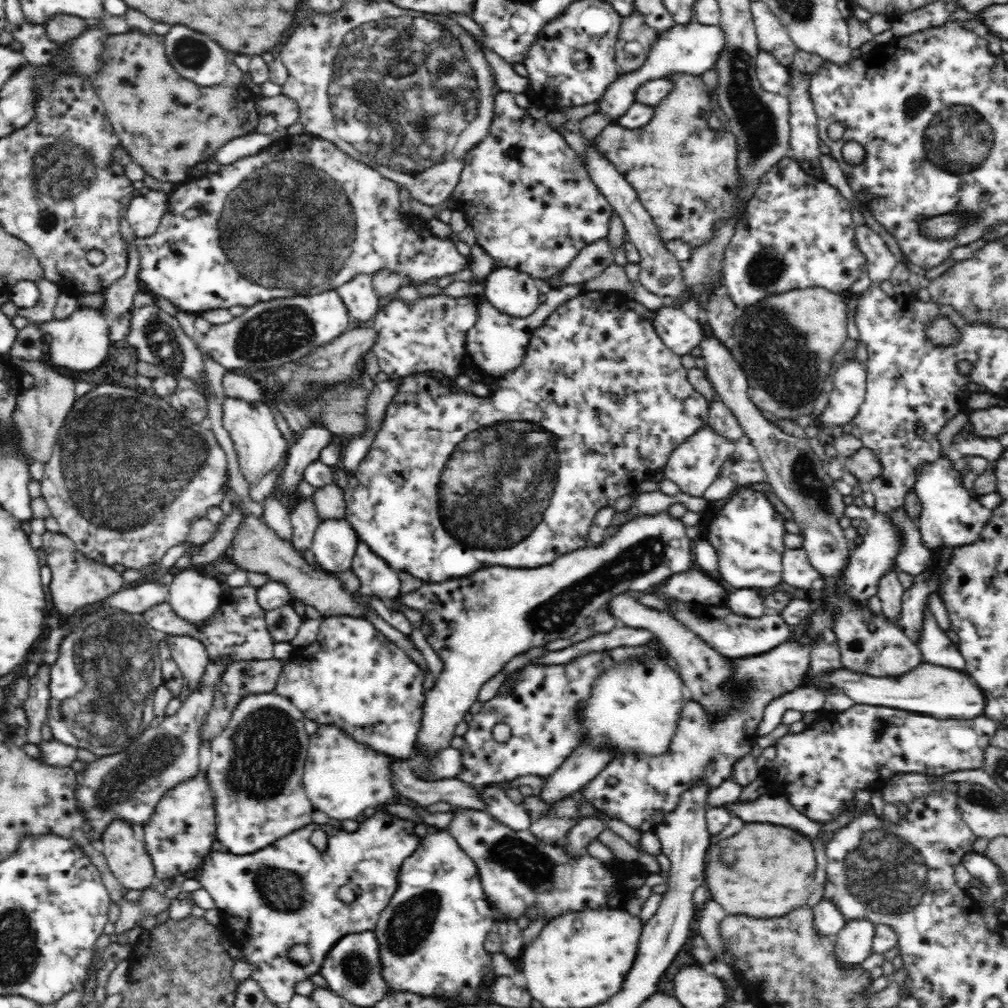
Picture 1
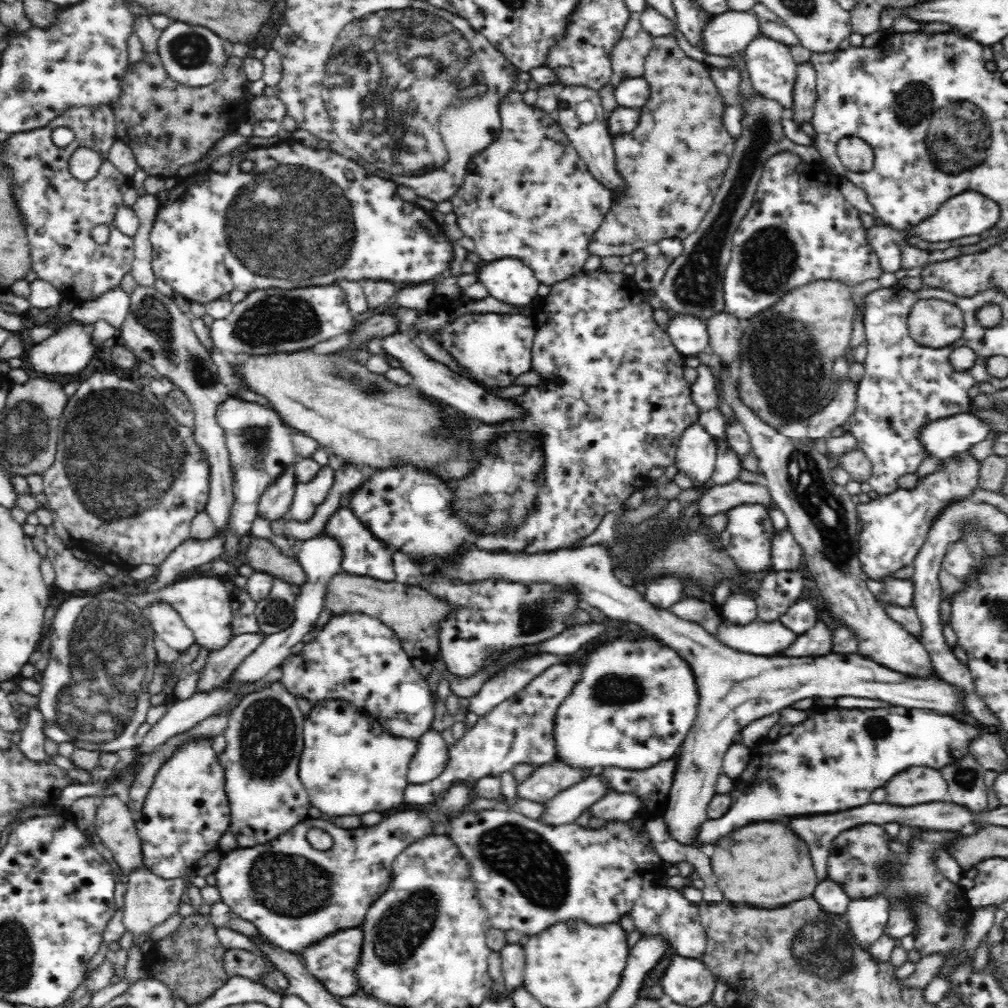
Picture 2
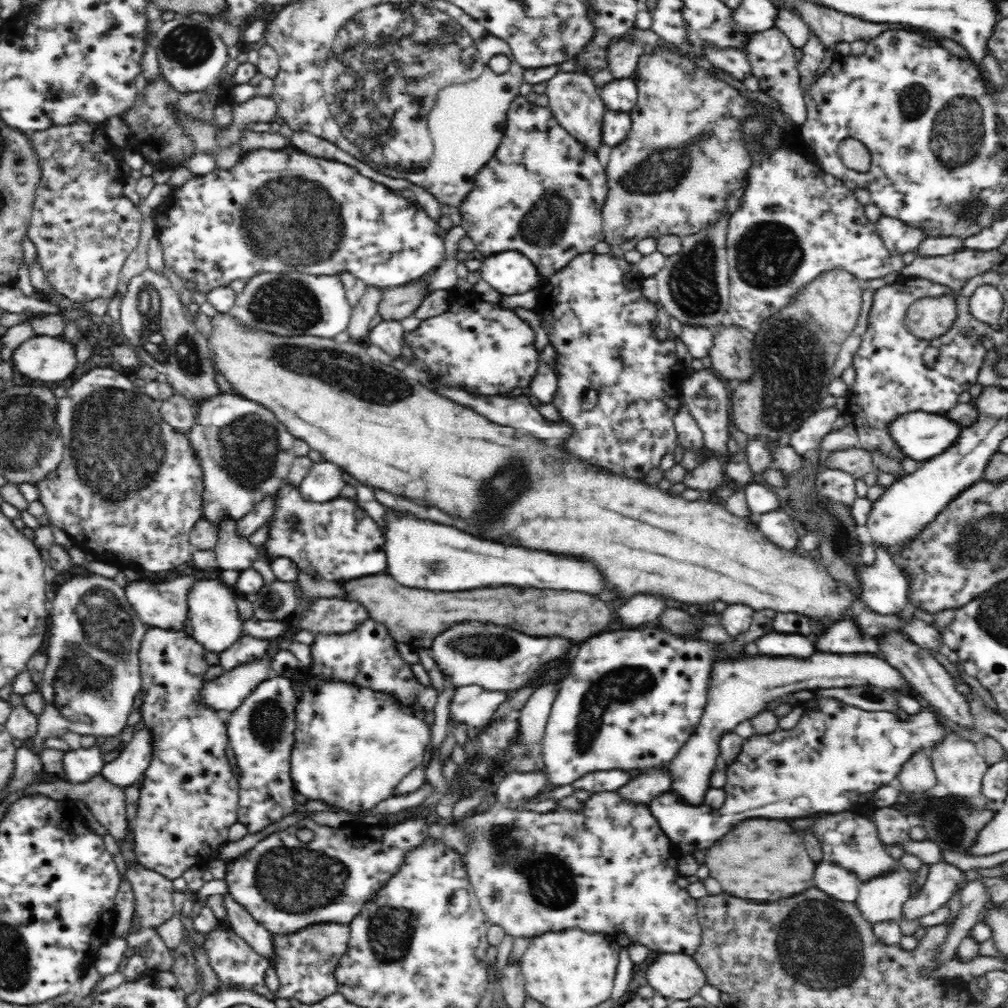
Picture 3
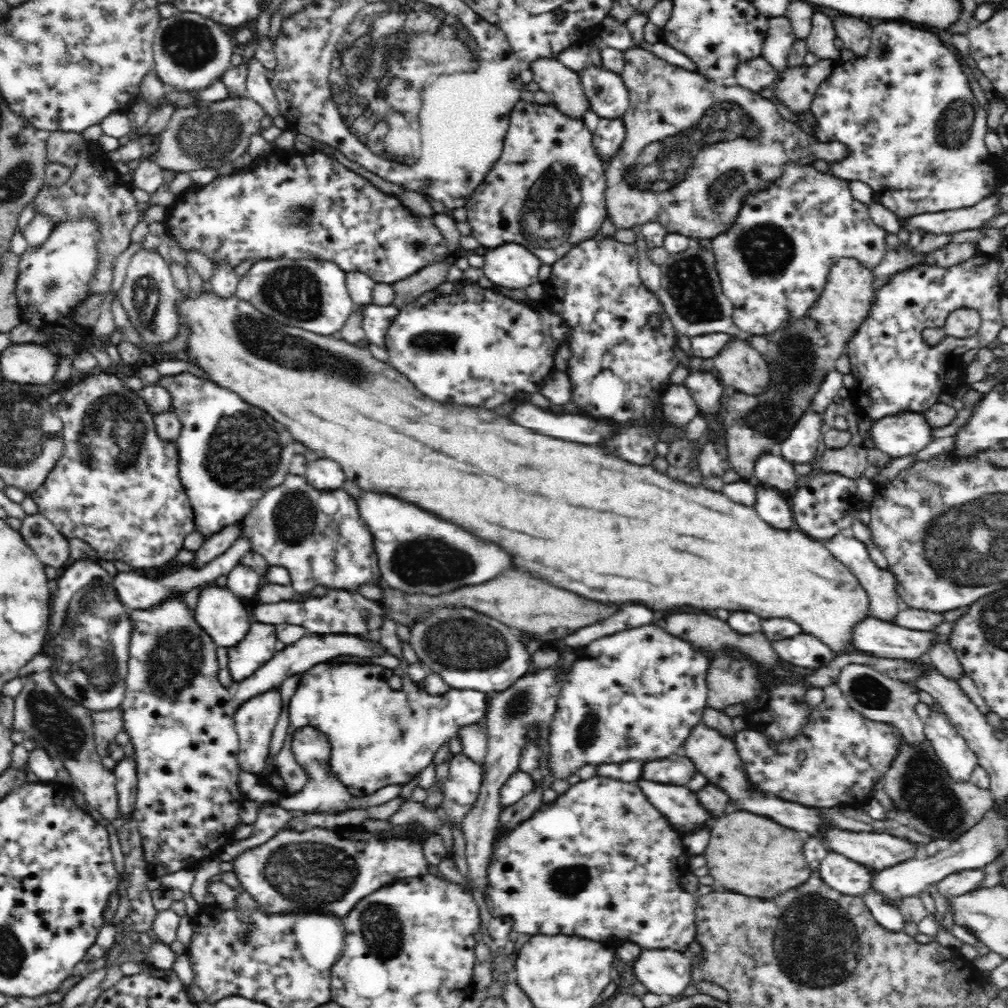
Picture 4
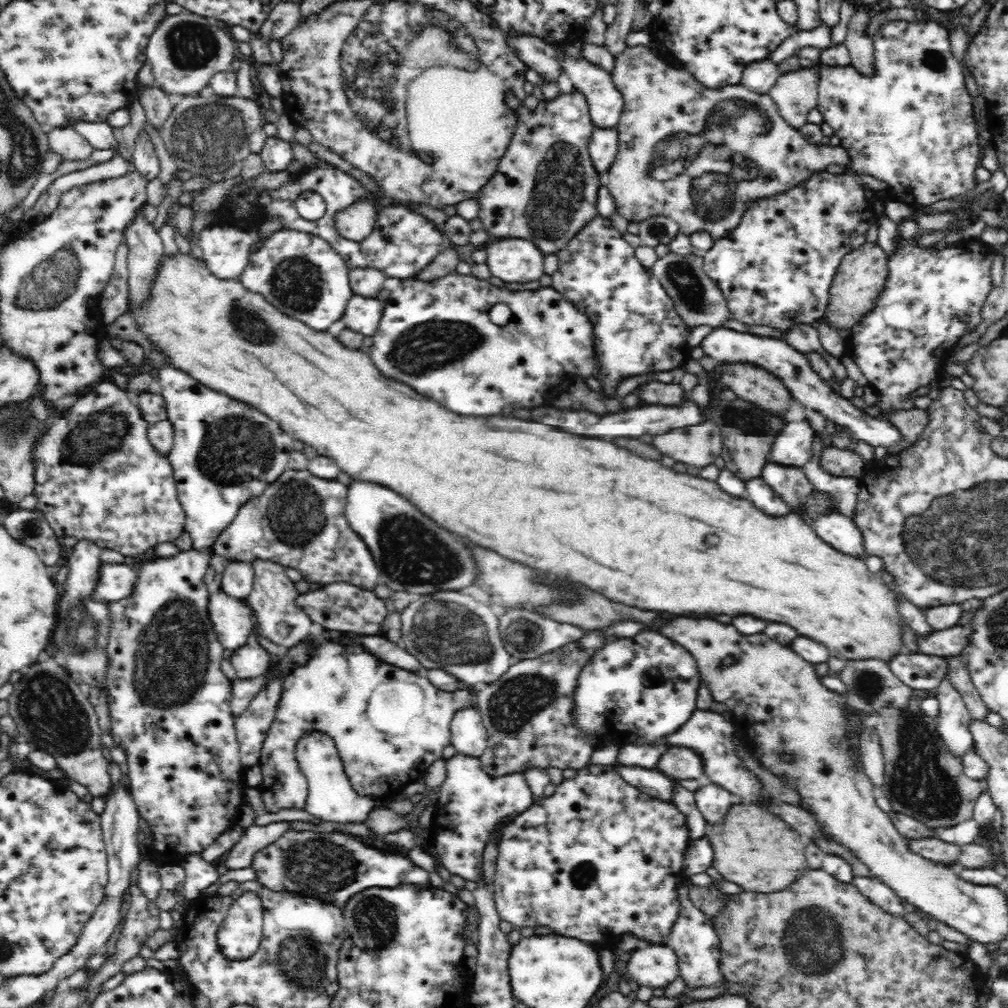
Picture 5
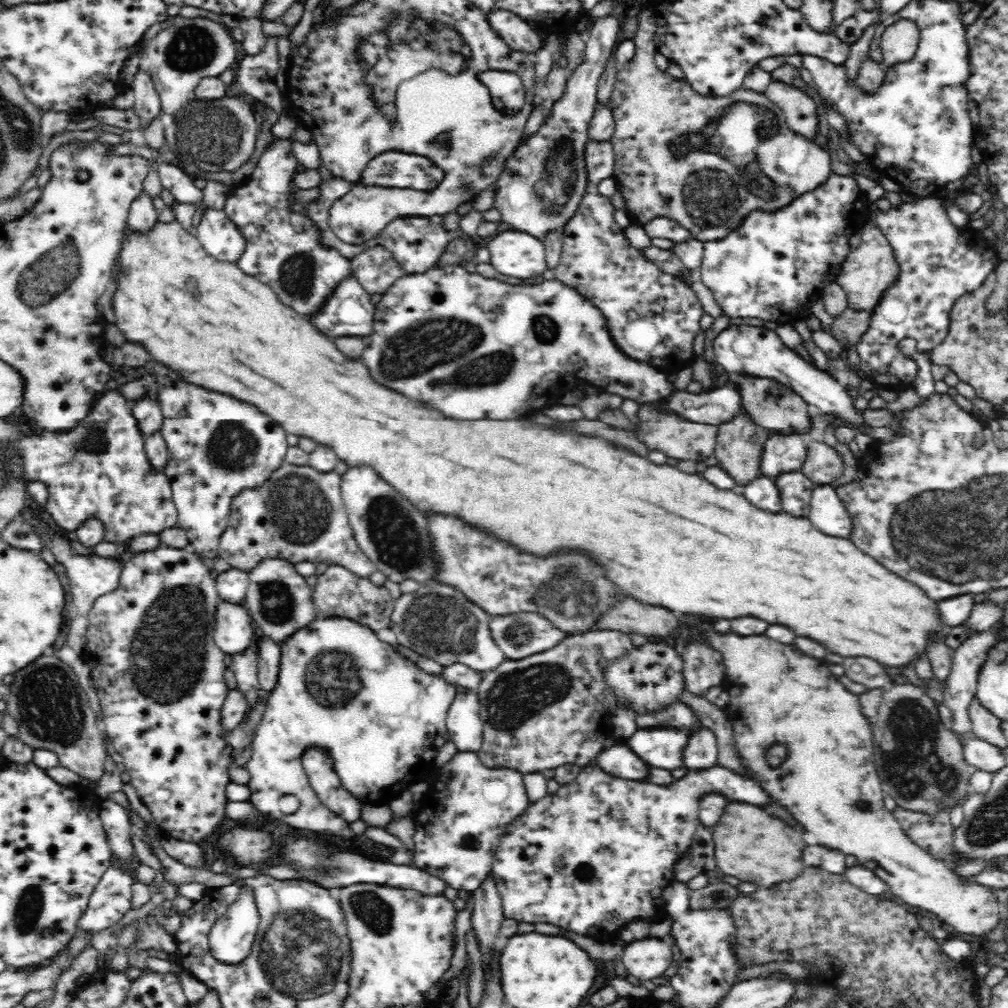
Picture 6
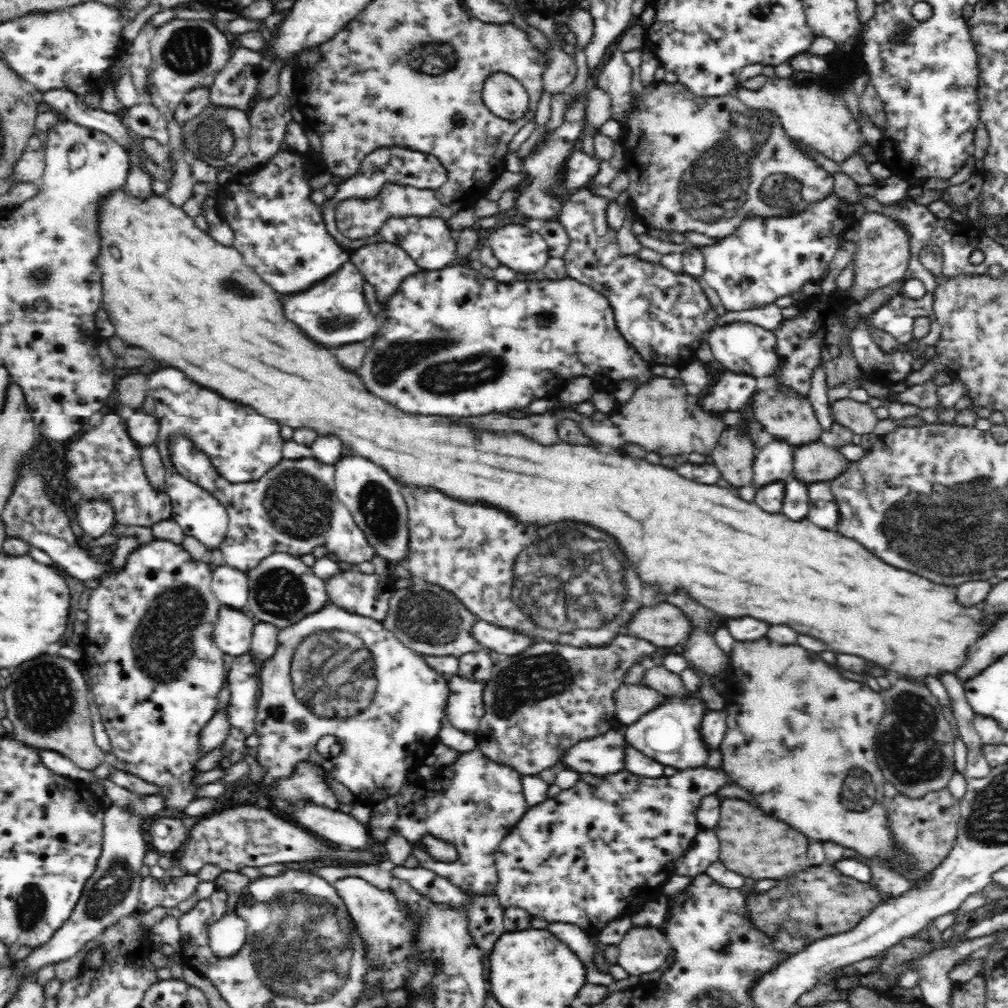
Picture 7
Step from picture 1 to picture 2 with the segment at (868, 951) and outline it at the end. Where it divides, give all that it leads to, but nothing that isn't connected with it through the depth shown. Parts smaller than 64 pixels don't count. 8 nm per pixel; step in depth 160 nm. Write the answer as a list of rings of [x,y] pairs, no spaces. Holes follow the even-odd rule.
[[[873,896],[851,900],[848,904],[844,917],[854,935],[854,941],[861,948],[870,950],[872,944],[883,935],[891,910],[888,899]]]

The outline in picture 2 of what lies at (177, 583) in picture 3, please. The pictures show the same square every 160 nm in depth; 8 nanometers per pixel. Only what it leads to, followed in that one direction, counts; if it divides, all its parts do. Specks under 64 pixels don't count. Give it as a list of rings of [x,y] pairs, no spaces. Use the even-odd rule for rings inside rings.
[[[155,601],[144,610],[155,635],[172,650],[184,654],[195,642],[192,630],[168,603]]]

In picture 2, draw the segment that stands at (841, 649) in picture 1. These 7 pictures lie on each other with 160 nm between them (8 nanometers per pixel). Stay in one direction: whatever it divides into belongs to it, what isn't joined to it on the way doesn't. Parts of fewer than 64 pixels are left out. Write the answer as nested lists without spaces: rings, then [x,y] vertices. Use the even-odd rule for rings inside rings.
[[[721,362],[721,396],[732,408],[736,420],[742,424],[750,439],[752,452],[762,469],[763,483],[770,496],[787,518],[789,529],[803,550],[804,563],[816,581],[820,595],[826,602],[829,616],[842,620],[856,635],[856,653],[905,675],[926,678],[935,672],[930,655],[919,639],[901,624],[891,620],[874,593],[867,587],[864,571],[858,561],[859,520],[856,505],[845,487],[836,484],[825,454],[812,447],[804,437],[795,446],[793,438],[781,435],[768,426],[760,416],[746,408],[738,396],[737,387],[730,381],[728,368]]]

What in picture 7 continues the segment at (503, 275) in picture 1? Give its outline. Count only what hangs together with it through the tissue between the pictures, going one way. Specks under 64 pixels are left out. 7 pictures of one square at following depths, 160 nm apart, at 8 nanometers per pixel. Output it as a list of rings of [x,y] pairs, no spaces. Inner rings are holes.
[[[508,224],[494,230],[487,238],[486,246],[492,249],[501,265],[516,273],[536,272],[546,266],[549,258],[544,237],[526,225]]]

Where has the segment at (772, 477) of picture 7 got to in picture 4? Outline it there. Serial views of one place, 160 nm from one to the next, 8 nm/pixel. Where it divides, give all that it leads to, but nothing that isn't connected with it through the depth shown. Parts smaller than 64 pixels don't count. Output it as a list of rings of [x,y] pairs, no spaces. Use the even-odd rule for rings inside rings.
[[[810,410],[794,425],[789,435],[781,443],[782,456],[788,462],[805,464],[812,460],[814,454],[816,454],[820,436],[822,436],[822,426],[826,423],[823,415]]]

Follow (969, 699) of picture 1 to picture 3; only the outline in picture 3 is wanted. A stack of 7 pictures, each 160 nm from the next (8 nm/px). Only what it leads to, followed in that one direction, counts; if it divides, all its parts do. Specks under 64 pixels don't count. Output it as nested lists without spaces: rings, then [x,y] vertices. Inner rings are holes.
[[[398,512],[397,516],[388,520],[388,530],[384,535],[387,573],[405,587],[456,592],[496,584],[522,584],[520,587],[536,584],[538,589],[572,588],[568,591],[592,596],[600,592],[600,580],[596,580],[596,572],[592,572],[588,564],[576,564],[576,560],[556,560],[556,556],[548,556],[548,552],[528,552],[520,546],[476,540],[462,530],[412,514]],[[716,648],[716,655],[720,655],[720,659],[717,659],[712,664],[707,704],[694,734],[691,734],[690,739],[680,748],[676,758],[666,764],[668,773],[670,773],[670,789],[668,791],[678,795],[680,799],[684,800],[684,803],[703,805],[706,791],[711,788],[712,773],[717,767],[718,760],[720,760],[719,744],[723,736],[734,733],[734,729],[741,722],[750,720],[767,709],[770,710],[772,706],[777,706],[778,703],[782,702],[783,696],[804,692],[804,690],[816,692],[818,688],[848,688],[872,685],[896,694],[906,691],[908,696],[917,697],[914,687],[902,676],[902,673],[897,668],[894,668],[882,657],[870,653],[820,654],[820,656],[812,656],[812,660],[780,660],[780,658],[768,658],[768,656],[744,656],[740,660],[734,660],[734,658],[728,660],[726,654],[723,654],[721,650],[717,652]]]

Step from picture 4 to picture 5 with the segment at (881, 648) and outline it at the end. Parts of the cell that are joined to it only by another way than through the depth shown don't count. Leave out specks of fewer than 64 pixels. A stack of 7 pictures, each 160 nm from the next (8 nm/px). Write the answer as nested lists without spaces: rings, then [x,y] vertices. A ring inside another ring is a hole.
[[[954,625],[950,628],[933,631],[928,636],[916,636],[918,638],[918,652],[932,656],[956,656],[960,655],[962,648],[968,644],[970,627],[968,625]]]

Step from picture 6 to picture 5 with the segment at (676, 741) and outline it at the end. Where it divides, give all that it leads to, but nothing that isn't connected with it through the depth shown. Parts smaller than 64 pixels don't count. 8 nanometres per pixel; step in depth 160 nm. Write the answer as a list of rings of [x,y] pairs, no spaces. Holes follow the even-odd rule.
[[[628,743],[619,749],[614,766],[634,765],[634,767],[654,769],[660,756],[668,751],[669,744],[636,744]]]

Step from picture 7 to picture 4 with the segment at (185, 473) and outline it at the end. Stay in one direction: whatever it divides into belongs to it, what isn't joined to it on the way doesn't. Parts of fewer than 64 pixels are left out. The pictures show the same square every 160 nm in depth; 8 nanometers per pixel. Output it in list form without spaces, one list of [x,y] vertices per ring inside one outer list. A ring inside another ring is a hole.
[[[288,474],[283,484],[268,489],[240,522],[240,535],[251,540],[251,550],[261,554],[272,566],[288,569],[290,584],[297,593],[306,593],[318,584],[328,589],[354,592],[362,584],[371,584],[381,576],[373,536],[360,519],[357,499],[343,489],[322,491],[308,484],[305,476]]]

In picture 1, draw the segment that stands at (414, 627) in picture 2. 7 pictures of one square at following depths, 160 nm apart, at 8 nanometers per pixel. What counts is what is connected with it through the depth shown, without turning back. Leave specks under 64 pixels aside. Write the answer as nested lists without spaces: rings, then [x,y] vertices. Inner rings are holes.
[[[245,514],[240,528],[234,532],[231,542],[233,554],[230,558],[239,568],[250,572],[261,572],[270,576],[272,581],[285,584],[291,595],[299,599],[305,605],[314,606],[323,618],[339,615],[349,615],[352,617],[364,617],[362,607],[360,607],[360,597],[350,595],[340,579],[334,577],[320,569],[314,569],[308,563],[308,557],[296,552],[292,543],[278,536],[272,527],[266,524],[262,516]]]

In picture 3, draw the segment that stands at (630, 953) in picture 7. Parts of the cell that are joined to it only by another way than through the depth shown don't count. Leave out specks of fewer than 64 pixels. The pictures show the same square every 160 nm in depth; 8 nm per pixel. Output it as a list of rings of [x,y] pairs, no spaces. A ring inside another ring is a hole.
[[[662,953],[646,970],[647,981],[656,994],[668,1000],[688,1000],[707,984],[705,974],[693,956]]]

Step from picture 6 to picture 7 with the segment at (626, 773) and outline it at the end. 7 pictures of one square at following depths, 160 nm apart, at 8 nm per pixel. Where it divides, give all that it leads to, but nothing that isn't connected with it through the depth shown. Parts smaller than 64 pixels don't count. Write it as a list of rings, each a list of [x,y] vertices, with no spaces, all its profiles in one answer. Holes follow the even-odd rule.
[[[615,729],[598,738],[582,740],[566,751],[562,764],[582,774],[590,772],[606,776],[620,773],[625,770],[625,764],[620,764],[620,756],[624,756],[624,750],[620,752],[620,740],[624,740],[624,736]]]

